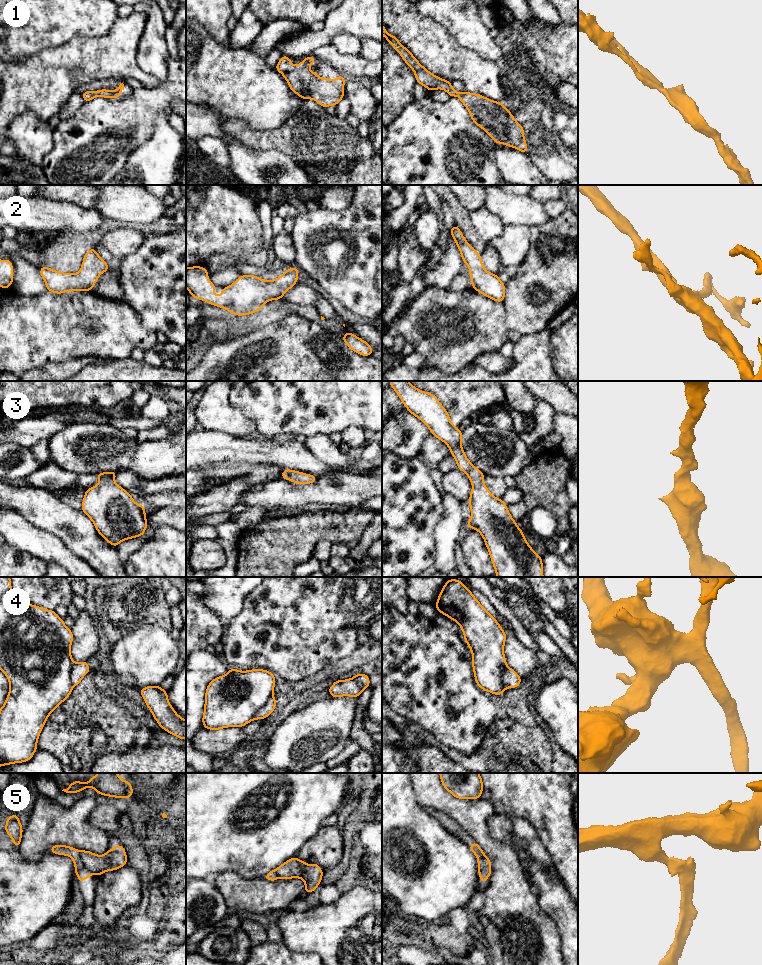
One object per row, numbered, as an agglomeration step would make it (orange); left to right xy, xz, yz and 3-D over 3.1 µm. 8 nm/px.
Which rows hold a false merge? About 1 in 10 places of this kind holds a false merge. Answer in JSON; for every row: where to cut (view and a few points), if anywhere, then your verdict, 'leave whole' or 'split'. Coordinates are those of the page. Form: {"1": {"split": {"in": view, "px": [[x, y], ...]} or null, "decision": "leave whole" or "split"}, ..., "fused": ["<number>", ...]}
{"1": {"split": null, "decision": "leave whole"}, "2": {"split": null, "decision": "leave whole"}, "3": {"split": null, "decision": "leave whole"}, "4": {"split": {"in": "xz", "px": [[272, 695], [252, 719]]}, "decision": "split"}, "5": {"split": {"in": "xy", "px": [[78, 851], [79, 857], [86, 868]]}, "decision": "split"}, "fused": ["4", "5"]}

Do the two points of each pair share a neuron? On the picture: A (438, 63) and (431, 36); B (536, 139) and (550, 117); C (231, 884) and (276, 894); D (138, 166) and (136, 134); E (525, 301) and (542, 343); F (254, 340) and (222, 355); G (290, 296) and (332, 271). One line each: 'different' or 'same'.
A: same
B: different
C: same
D: different
E: different
F: same
G: different

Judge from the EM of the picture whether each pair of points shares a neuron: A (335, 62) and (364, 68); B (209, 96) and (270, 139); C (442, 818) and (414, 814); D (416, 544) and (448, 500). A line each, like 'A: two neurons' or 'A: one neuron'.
A: one neuron
B: two neurons
C: two neurons
D: two neurons

